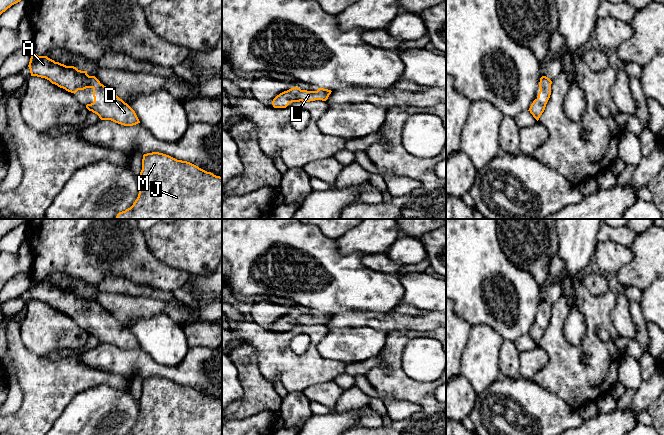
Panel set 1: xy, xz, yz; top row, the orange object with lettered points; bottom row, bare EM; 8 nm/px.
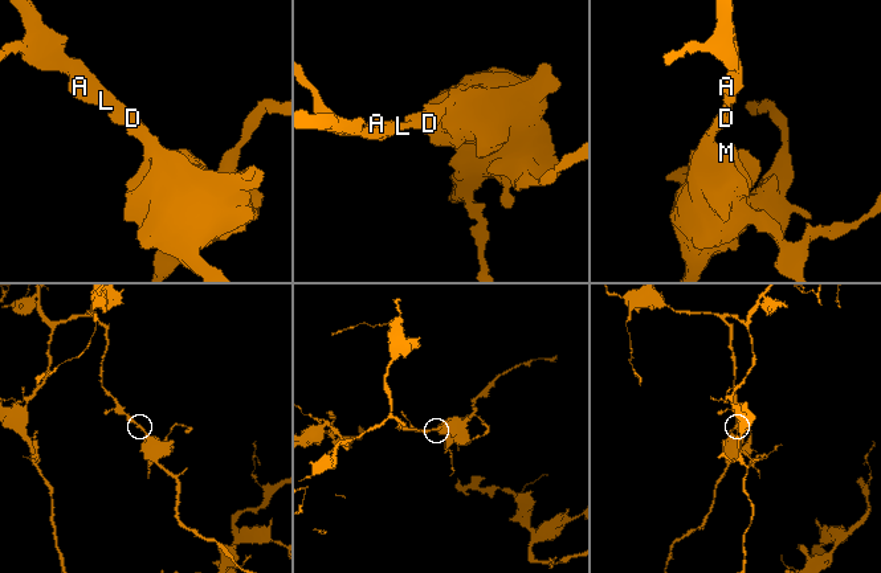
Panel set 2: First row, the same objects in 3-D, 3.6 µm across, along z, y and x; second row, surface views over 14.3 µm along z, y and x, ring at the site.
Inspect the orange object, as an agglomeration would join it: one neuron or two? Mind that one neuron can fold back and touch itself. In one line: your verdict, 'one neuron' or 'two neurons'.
one neuron

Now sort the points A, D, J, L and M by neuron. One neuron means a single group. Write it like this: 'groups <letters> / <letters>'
groups A D J L M

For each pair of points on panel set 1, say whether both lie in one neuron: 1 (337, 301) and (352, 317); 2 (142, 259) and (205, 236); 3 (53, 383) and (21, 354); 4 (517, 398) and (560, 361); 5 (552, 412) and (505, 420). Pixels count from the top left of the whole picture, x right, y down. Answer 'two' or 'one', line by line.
1: two
2: two
3: one
4: two
5: one

